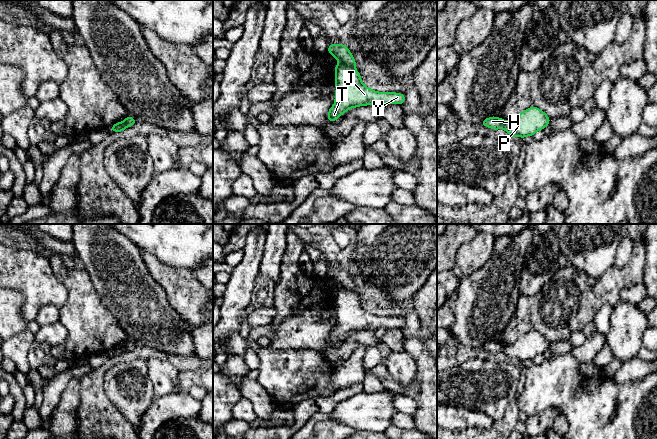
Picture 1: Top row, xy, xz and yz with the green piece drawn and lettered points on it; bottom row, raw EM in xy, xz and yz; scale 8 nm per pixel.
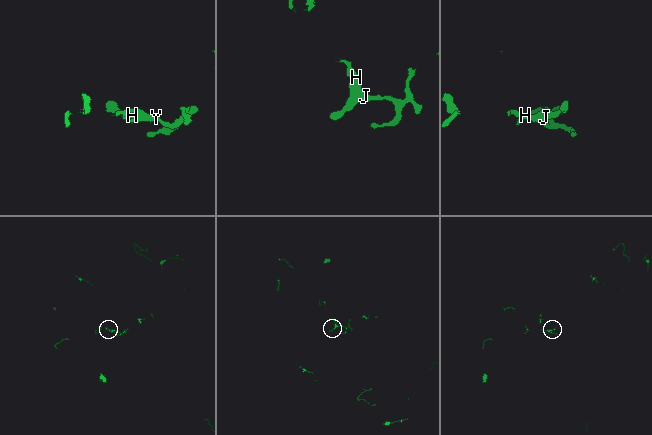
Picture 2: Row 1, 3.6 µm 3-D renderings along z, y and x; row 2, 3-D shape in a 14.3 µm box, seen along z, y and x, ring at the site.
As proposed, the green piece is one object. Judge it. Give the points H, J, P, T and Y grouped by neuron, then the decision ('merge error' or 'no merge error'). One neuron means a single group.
groups H / J P T Y; merge error

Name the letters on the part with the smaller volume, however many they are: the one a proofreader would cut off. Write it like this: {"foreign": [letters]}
{"foreign": ["H"]}

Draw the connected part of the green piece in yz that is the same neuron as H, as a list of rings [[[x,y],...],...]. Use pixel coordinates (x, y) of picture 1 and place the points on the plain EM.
[[[492,340],[492,341],[484,343],[481,349],[486,350],[491,353],[498,354],[498,353],[503,352],[504,346],[505,346],[504,343]]]

